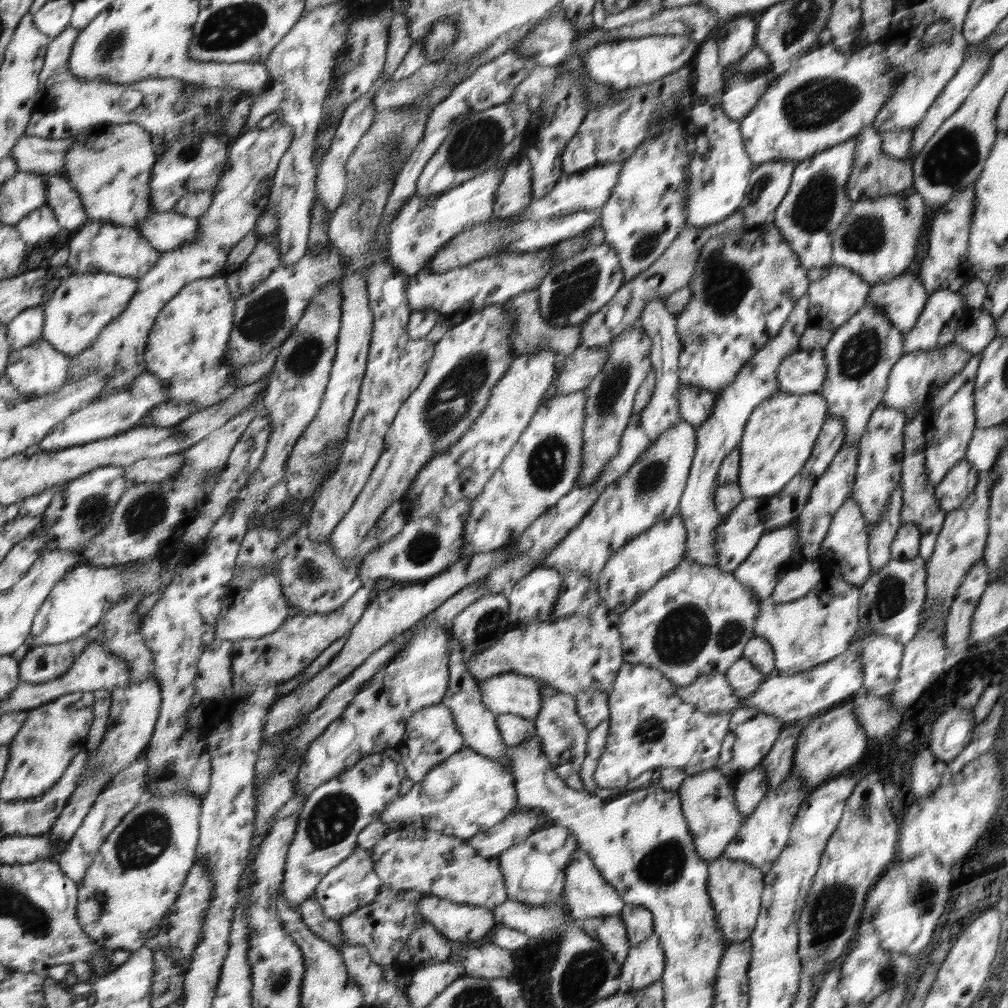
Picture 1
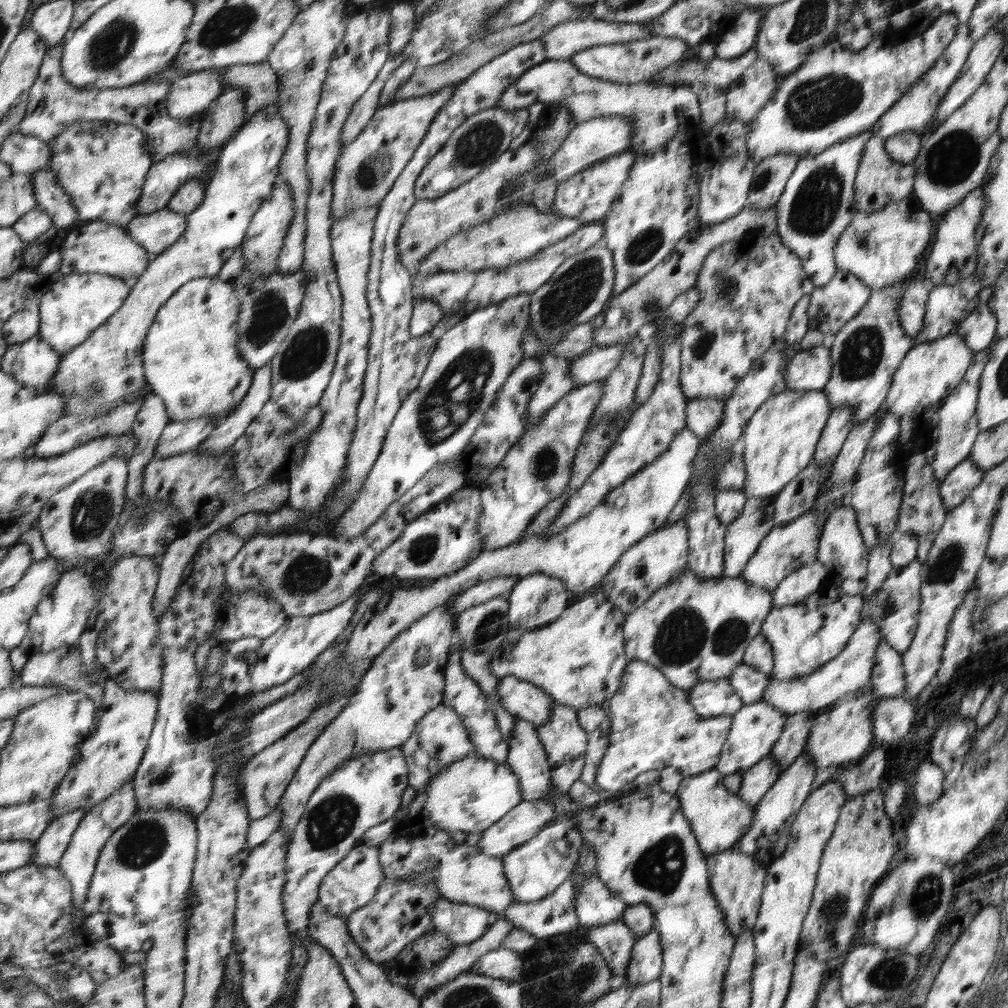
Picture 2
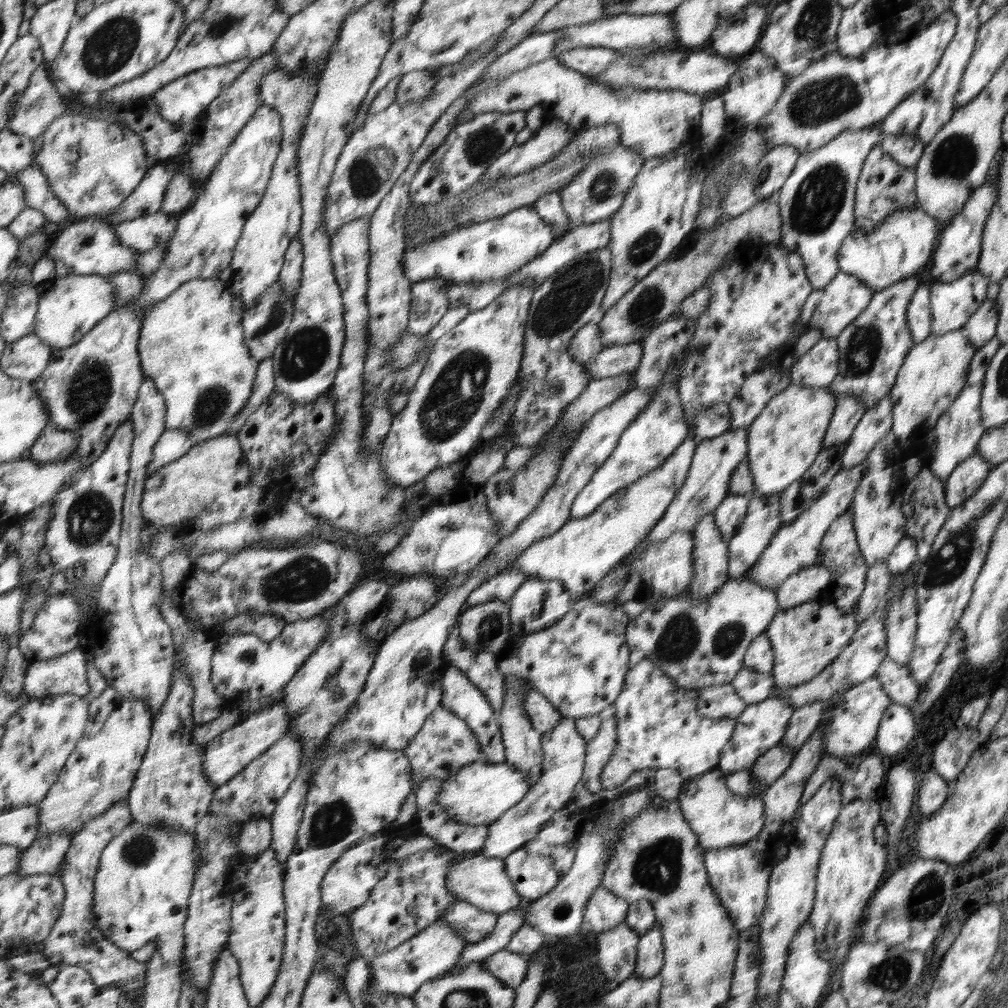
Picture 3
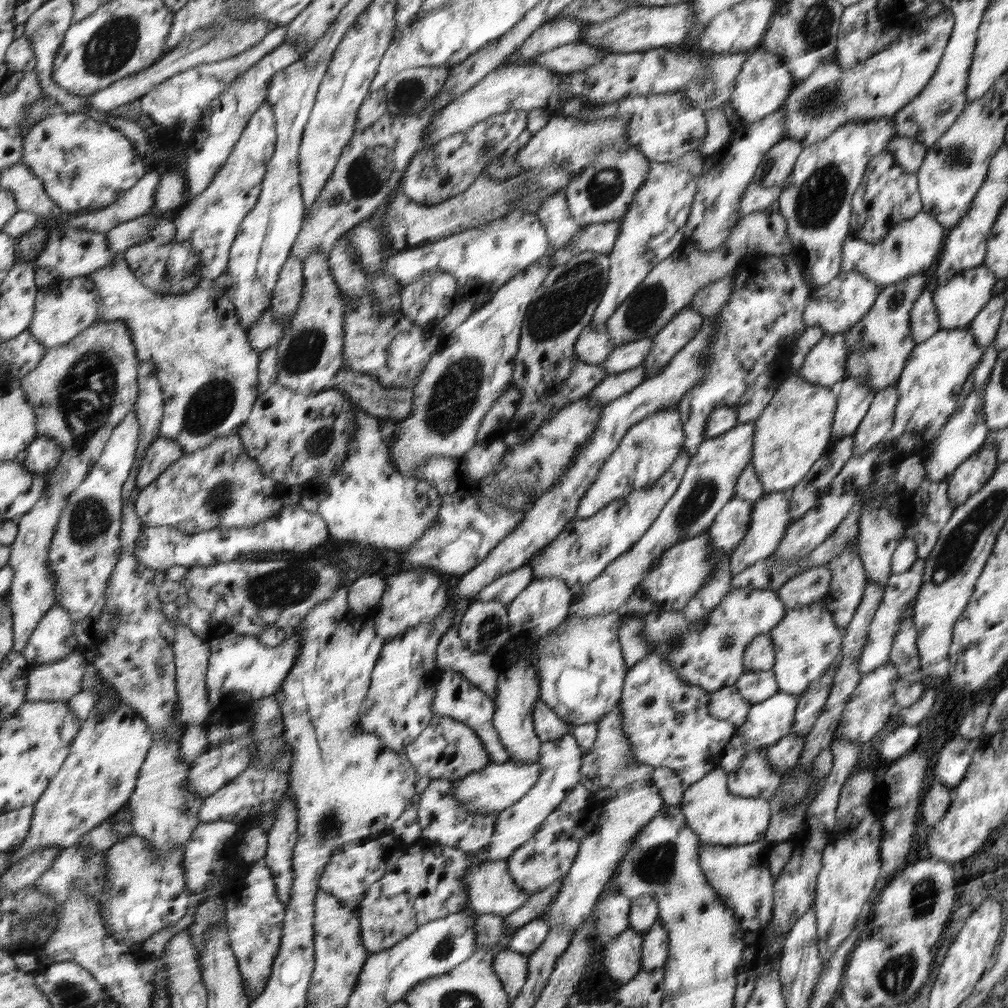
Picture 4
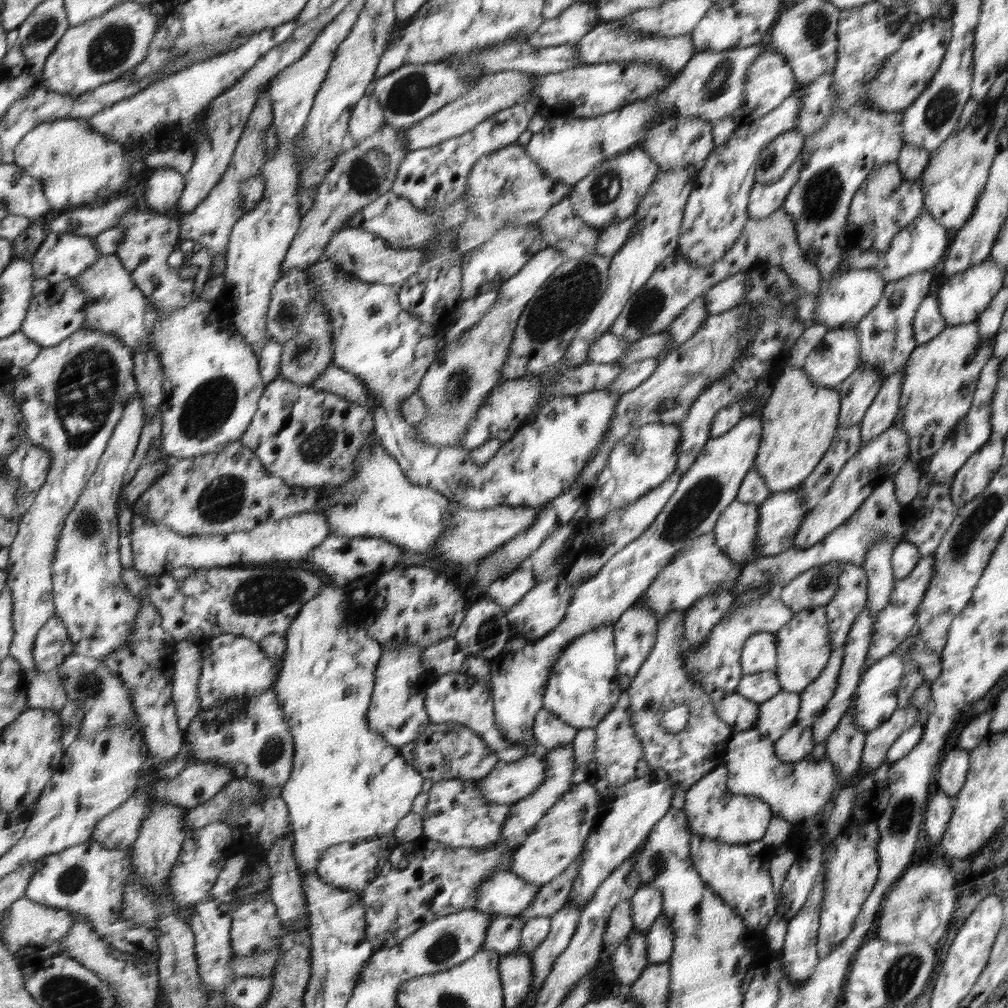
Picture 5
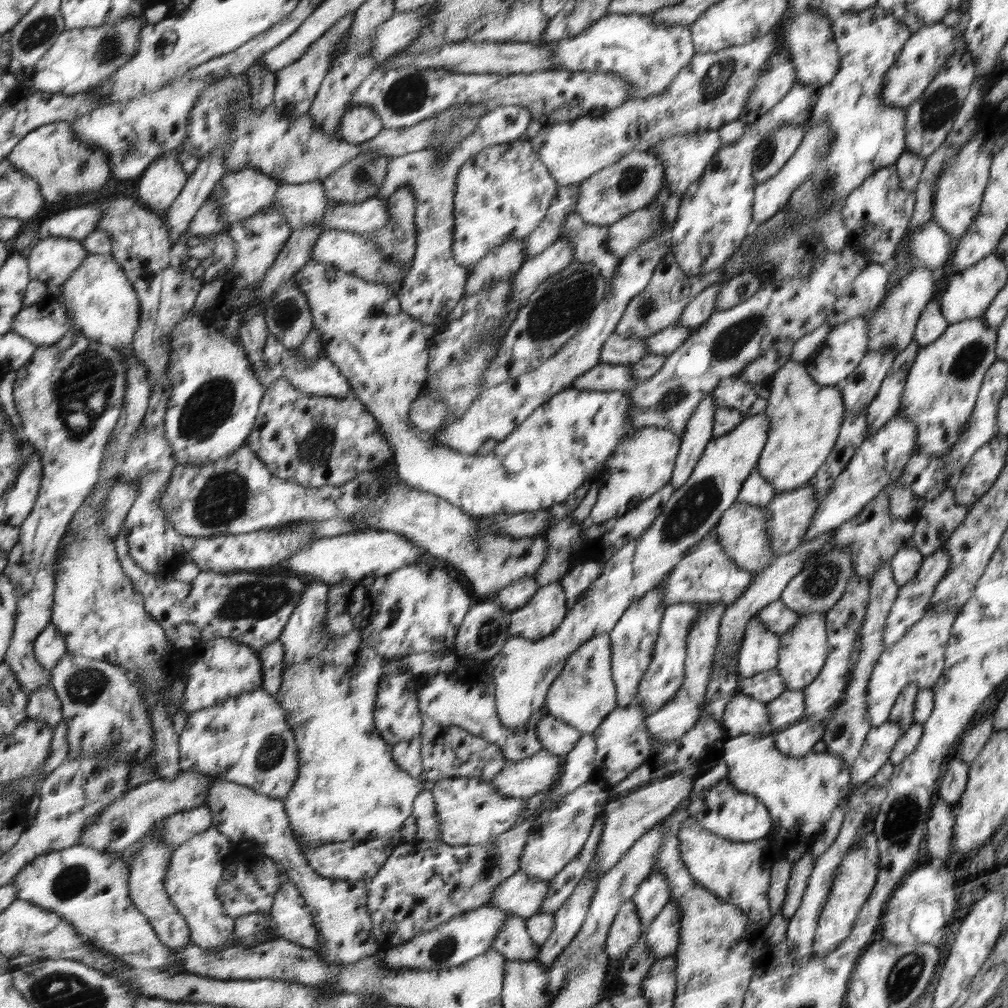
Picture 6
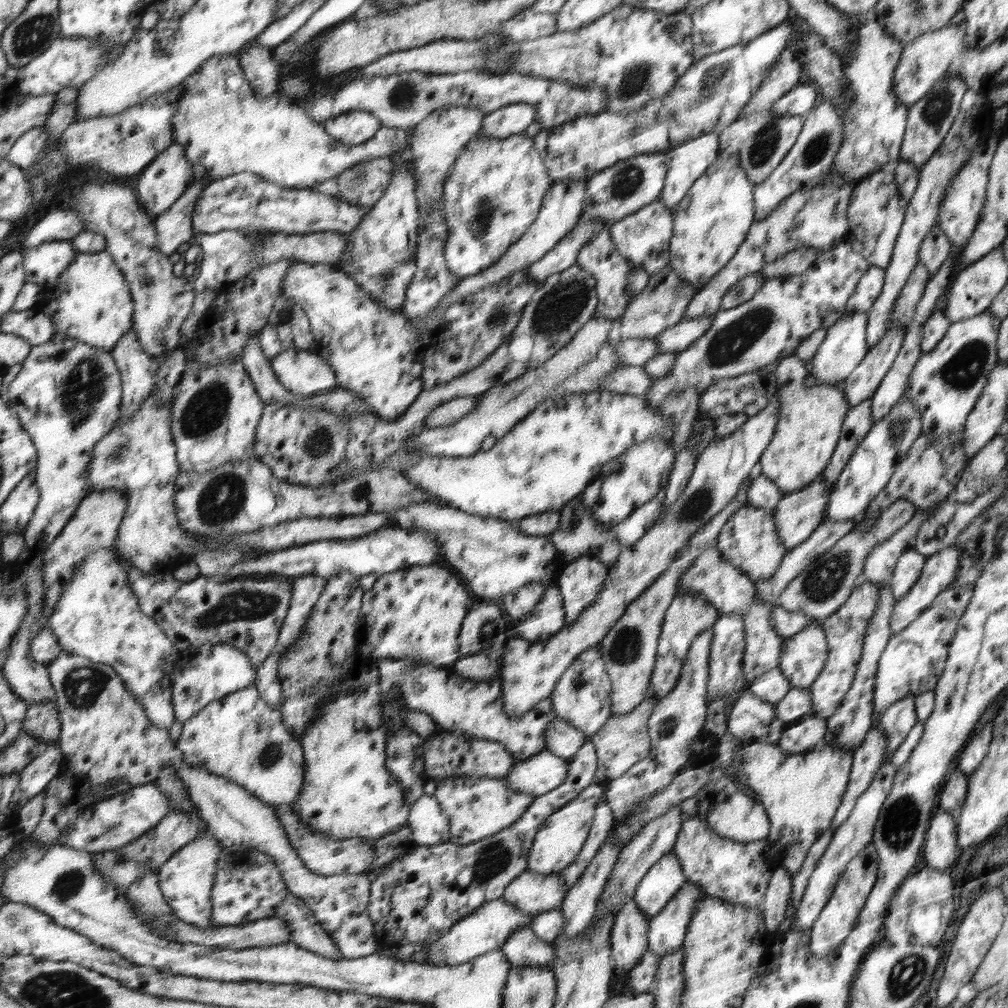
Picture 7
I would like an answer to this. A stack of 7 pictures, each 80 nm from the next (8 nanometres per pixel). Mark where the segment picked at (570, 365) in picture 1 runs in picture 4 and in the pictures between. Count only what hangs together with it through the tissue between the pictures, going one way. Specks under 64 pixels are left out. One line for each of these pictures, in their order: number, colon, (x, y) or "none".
2: (597, 363)
3: (615, 359)
4: (625, 357)

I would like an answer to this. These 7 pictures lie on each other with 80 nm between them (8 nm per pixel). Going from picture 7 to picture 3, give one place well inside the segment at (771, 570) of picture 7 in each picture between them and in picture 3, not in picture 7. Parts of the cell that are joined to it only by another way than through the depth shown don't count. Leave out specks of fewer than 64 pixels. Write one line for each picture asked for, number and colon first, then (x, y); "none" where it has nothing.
3: (728, 516)
4: (730, 526)
5: (735, 534)
6: (742, 531)

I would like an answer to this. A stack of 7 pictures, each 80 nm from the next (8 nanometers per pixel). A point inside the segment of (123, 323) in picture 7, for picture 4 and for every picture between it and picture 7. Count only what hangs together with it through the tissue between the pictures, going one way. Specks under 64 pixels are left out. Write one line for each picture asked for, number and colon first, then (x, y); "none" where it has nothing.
4: (208, 371)
5: (212, 382)
6: (104, 305)

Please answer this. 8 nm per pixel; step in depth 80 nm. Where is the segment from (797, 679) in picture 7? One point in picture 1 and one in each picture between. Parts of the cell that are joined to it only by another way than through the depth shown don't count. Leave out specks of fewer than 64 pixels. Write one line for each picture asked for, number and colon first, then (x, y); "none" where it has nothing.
1: (805, 633)
2: (806, 635)
3: (806, 638)
4: (807, 641)
5: (804, 645)
6: (804, 649)

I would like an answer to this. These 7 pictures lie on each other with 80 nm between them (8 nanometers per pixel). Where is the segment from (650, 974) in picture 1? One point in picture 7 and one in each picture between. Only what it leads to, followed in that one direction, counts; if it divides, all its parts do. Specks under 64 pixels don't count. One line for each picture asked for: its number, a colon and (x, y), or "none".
2: (646, 965)
3: (651, 954)
4: (655, 941)
5: (660, 937)
6: (663, 934)
7: (668, 928)

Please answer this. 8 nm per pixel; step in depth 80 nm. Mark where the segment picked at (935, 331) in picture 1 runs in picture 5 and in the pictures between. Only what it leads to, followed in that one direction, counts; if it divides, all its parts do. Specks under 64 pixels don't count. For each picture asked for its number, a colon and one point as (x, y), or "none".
2: (949, 305)
3: (953, 303)
4: (959, 300)
5: (964, 296)

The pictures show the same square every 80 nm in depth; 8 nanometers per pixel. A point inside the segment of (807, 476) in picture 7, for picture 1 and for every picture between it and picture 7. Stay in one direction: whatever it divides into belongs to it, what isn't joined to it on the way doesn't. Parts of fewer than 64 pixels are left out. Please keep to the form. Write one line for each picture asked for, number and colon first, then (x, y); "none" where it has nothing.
1: (782, 432)
2: (779, 441)
3: (783, 442)
4: (791, 434)
5: (799, 421)
6: (805, 417)

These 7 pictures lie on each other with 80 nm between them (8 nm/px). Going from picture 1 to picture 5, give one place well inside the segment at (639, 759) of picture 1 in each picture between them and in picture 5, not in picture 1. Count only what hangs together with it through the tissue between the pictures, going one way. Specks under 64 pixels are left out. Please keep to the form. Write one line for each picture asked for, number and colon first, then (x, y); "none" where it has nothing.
2: (653, 726)
3: (659, 726)
4: (667, 722)
5: (662, 683)

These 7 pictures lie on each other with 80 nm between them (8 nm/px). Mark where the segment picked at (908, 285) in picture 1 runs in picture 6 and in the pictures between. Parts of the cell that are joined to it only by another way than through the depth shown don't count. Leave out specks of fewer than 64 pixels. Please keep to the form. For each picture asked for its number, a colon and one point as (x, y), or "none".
2: (912, 308)
3: (919, 315)
4: (925, 322)
5: (928, 322)
6: (932, 323)

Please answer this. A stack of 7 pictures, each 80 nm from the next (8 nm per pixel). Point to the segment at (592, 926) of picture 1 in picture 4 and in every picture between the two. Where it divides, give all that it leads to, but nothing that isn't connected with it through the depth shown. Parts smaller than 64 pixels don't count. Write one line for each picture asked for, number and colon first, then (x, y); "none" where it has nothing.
2: (615, 941)
3: (618, 948)
4: (623, 957)

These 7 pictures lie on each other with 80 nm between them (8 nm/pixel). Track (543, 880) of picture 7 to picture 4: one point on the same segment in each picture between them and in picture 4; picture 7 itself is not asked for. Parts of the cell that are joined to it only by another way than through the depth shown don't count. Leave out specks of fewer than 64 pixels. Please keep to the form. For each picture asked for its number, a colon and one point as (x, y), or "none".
4: (491, 888)
5: (504, 893)
6: (520, 895)

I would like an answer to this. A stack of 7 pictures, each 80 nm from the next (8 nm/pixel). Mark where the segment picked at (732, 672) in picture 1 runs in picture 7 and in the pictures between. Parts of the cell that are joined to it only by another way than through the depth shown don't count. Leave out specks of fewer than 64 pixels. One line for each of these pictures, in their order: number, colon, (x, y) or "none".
2: (750, 684)
3: (753, 686)
4: (756, 687)
5: (760, 687)
6: (766, 686)
7: (773, 686)

